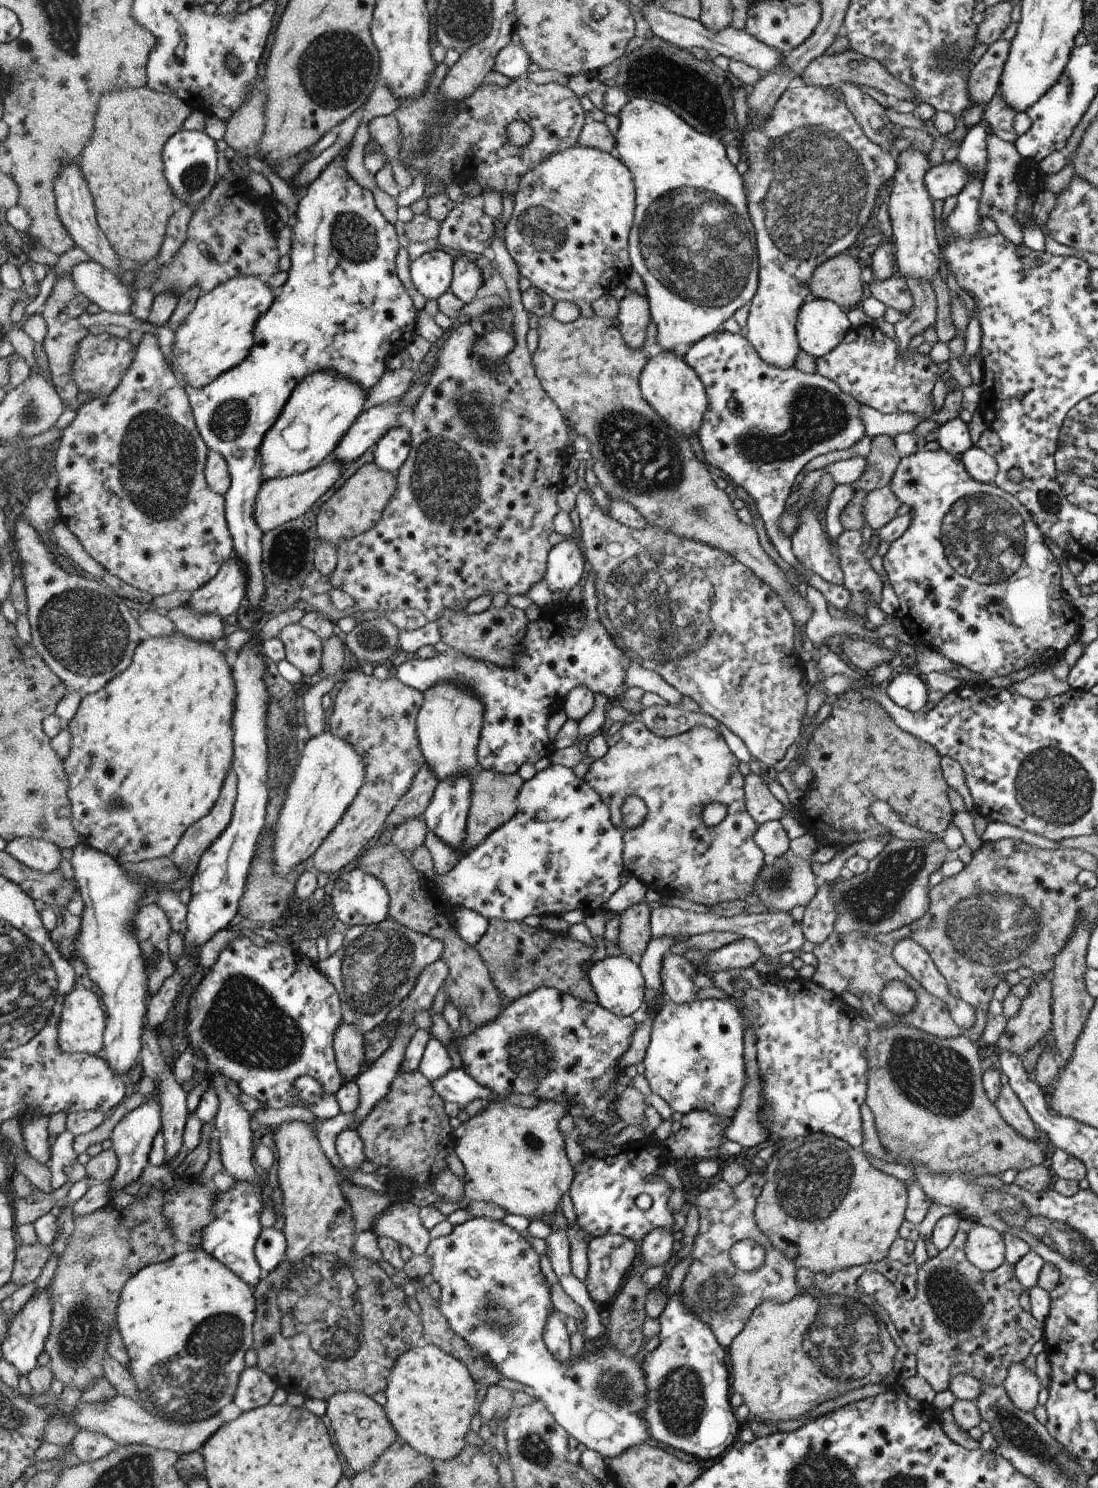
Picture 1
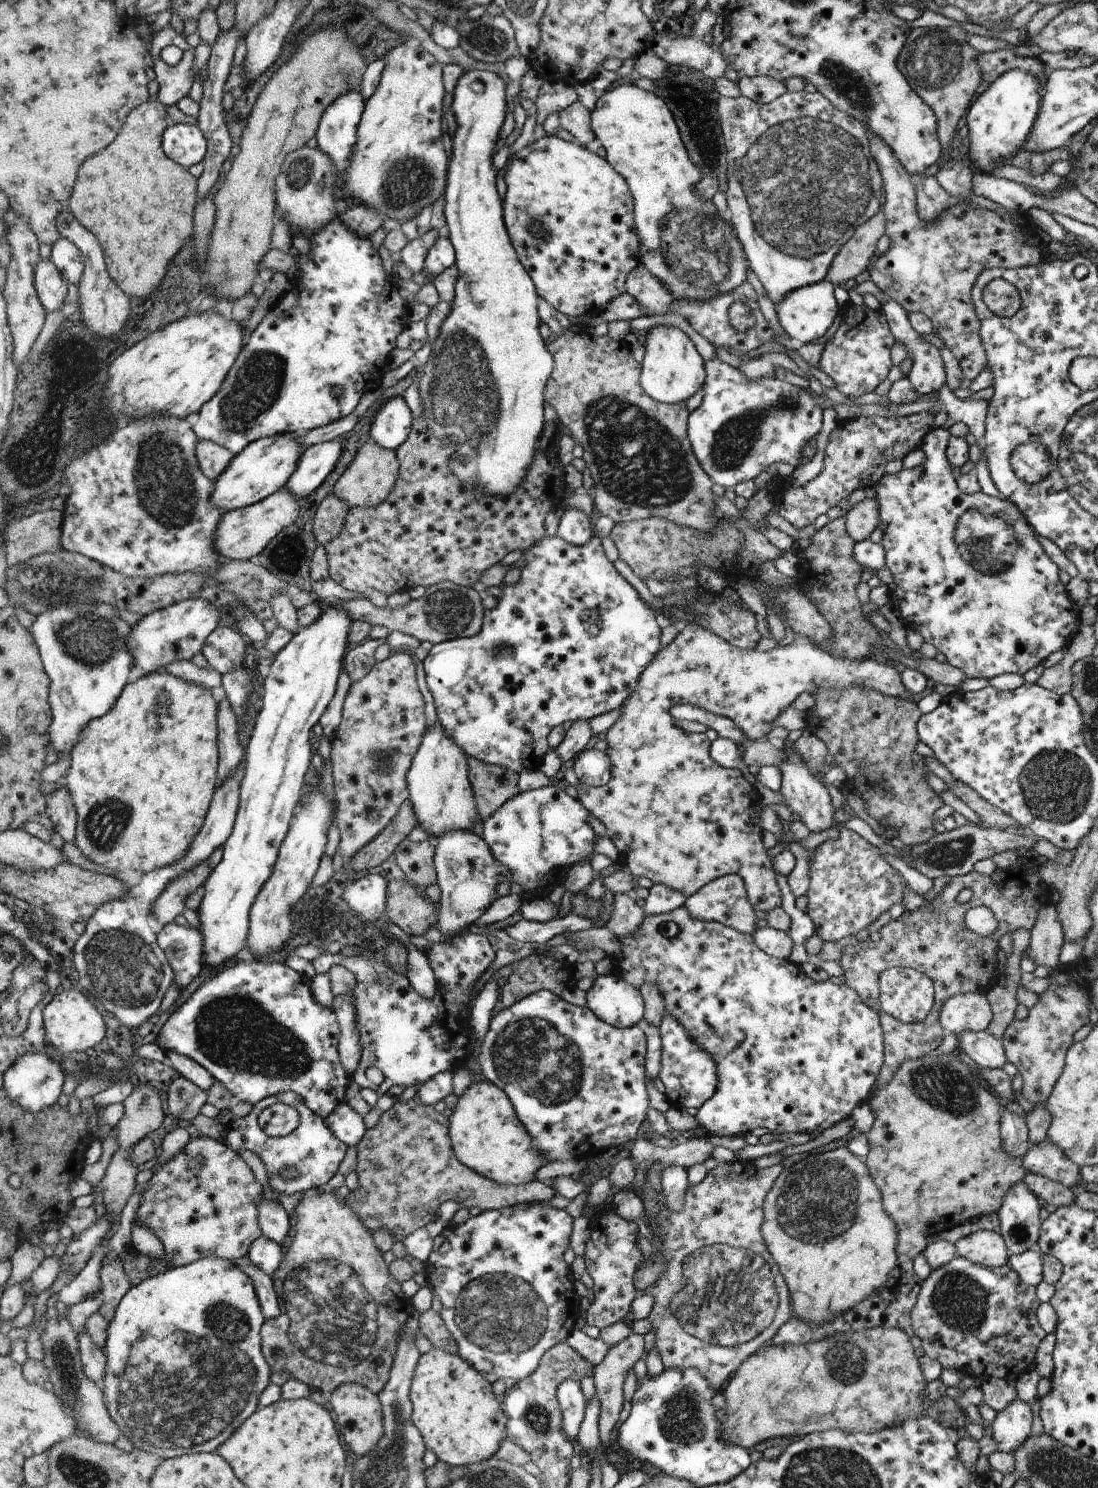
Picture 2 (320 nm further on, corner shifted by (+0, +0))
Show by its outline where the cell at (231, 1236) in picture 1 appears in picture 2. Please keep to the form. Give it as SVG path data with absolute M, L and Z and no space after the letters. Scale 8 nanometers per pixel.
M248 1258L238 1260L237 1265L252 1279L265 1320L276 1319L280 1315L280 1304L274 1292L273 1278L266 1276L257 1266L250 1263Z

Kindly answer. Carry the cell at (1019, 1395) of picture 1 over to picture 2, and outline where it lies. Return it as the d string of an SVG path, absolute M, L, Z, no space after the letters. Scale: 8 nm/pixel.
M1020 1399L1011 1402L1004 1410L997 1412L992 1425L990 1441L996 1442L996 1451L1014 1453L1030 1437L1032 1409Z

